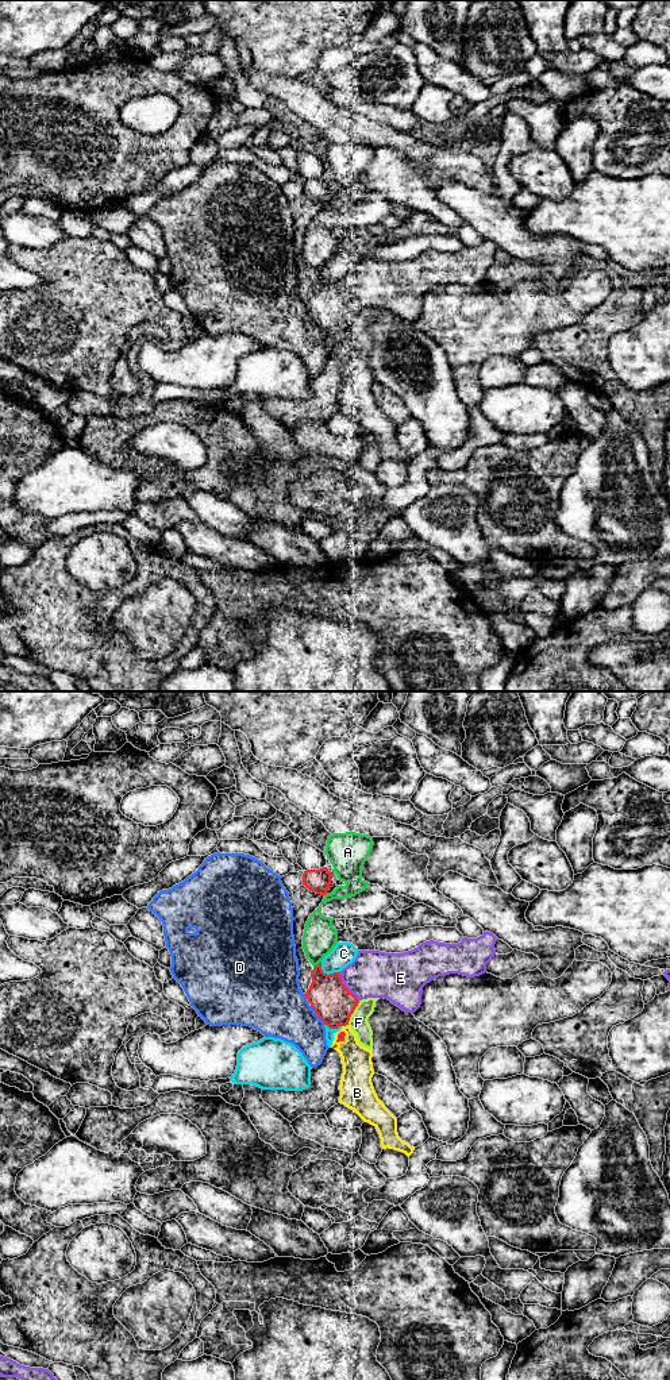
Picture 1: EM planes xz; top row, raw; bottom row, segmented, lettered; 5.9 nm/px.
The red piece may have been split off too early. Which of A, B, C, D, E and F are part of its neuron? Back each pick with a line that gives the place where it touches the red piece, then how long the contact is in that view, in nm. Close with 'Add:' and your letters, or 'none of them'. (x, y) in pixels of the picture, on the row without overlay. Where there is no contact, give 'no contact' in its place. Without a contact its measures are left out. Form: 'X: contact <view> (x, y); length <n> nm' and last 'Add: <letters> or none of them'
B: contact xz (338, 347); length 130 nm
Add: B

